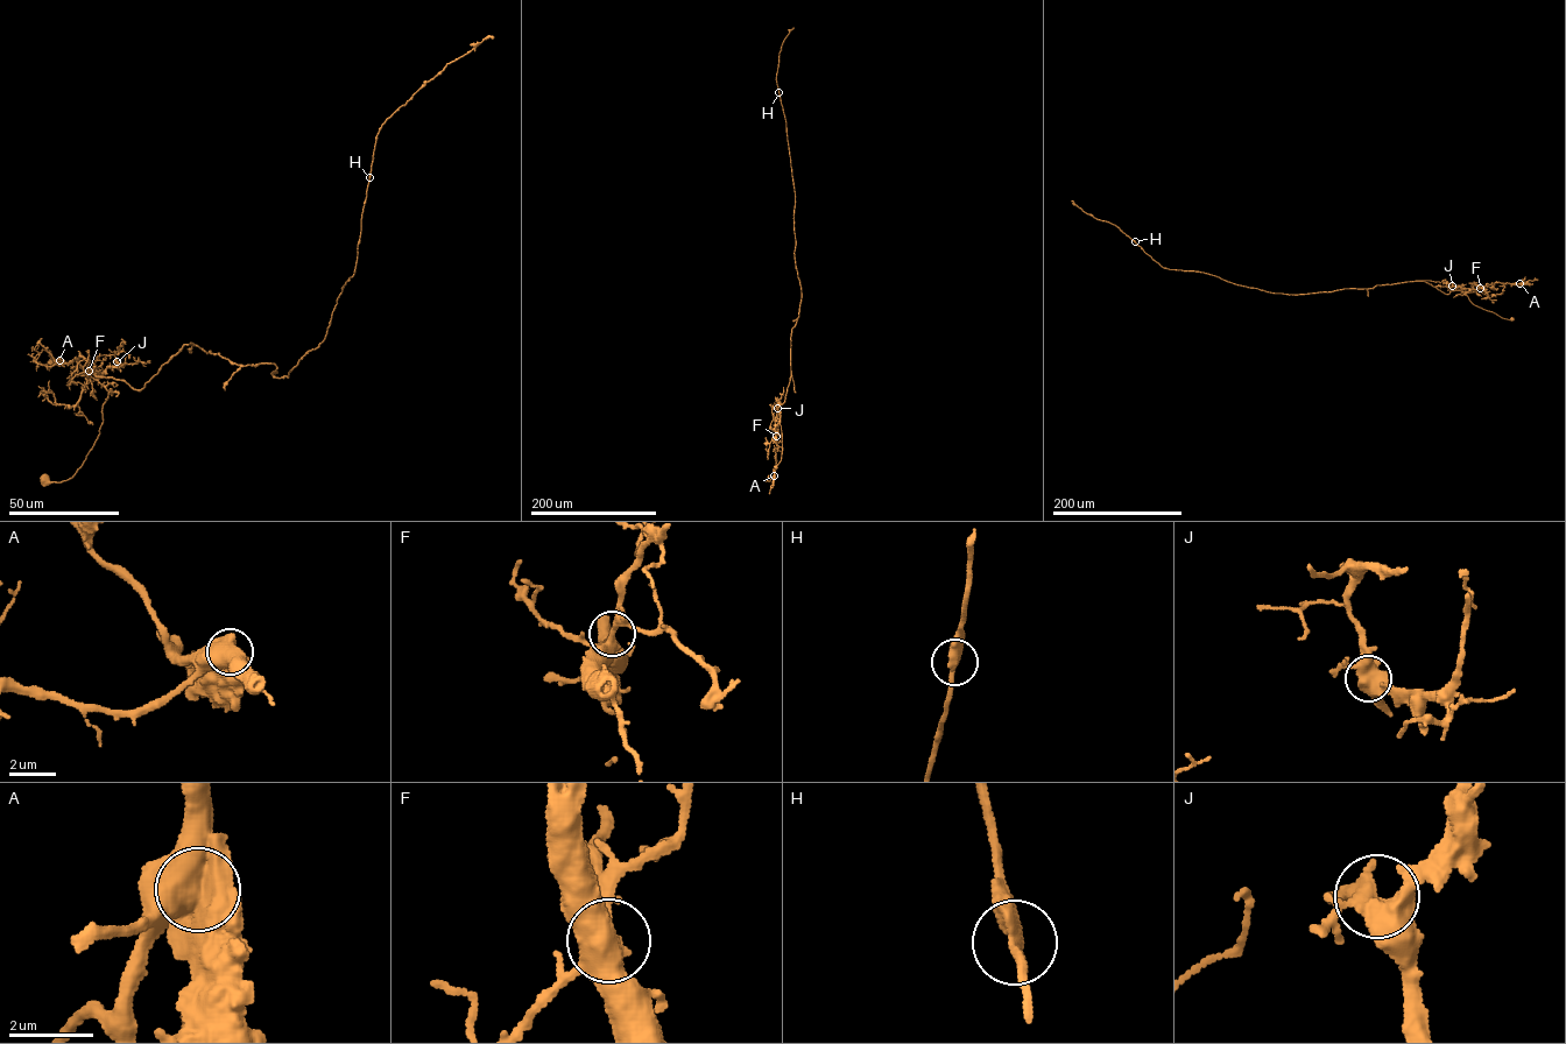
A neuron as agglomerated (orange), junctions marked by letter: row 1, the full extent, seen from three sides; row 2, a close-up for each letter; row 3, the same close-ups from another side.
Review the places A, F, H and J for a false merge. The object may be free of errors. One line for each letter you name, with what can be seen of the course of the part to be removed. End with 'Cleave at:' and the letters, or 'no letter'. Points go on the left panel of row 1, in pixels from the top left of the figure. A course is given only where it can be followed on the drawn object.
Cleave at: A

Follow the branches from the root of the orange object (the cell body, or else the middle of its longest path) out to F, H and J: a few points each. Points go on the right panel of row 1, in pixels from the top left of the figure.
F: (1511, 318), (1473, 304), (1466, 294), (1480, 288)
H: (1511, 318), (1473, 304), (1466, 294), (1471, 289), (1446, 294), (1423, 281), (1268, 291), (1163, 268), (1135, 241)
J: (1511, 318), (1473, 304), (1466, 294), (1471, 289), (1452, 286)

